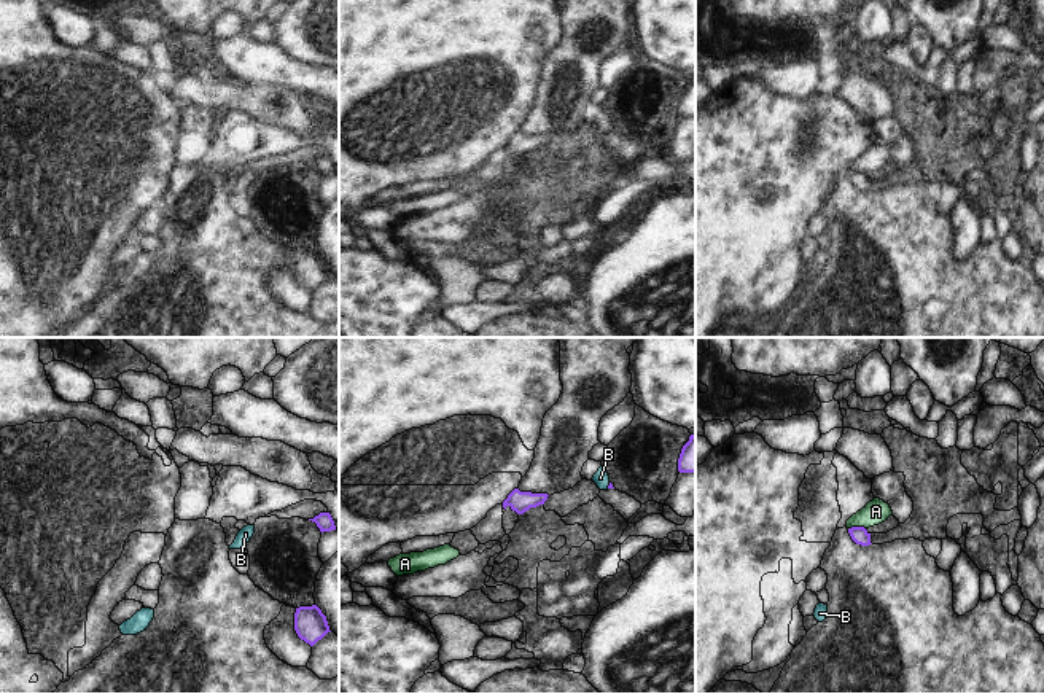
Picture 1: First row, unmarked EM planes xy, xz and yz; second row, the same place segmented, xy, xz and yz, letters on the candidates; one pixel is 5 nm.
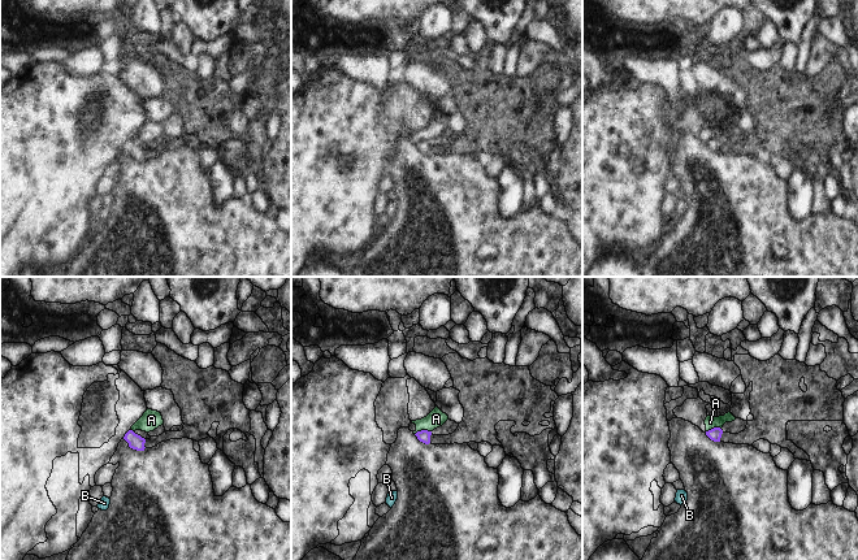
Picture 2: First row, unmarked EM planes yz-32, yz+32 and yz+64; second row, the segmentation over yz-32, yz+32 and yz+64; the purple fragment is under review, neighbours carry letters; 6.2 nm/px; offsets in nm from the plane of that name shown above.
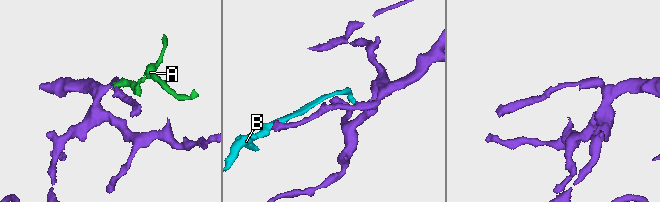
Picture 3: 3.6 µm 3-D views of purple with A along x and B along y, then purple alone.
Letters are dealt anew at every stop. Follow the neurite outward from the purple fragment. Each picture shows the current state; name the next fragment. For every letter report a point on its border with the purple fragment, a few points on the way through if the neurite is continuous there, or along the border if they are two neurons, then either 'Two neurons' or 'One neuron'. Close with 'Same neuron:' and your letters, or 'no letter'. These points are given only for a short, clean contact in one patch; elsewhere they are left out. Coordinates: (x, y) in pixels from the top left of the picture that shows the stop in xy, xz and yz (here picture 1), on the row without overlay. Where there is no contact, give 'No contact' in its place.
A: Touches purple at yz (857, 171). Boundary: yz (864, 171), (849, 172). Two neurons
B: Touches purple at xz (608, 129). Path across: xz (610, 129), (608, 129), (600, 121). One neuron
Same neuron: B.

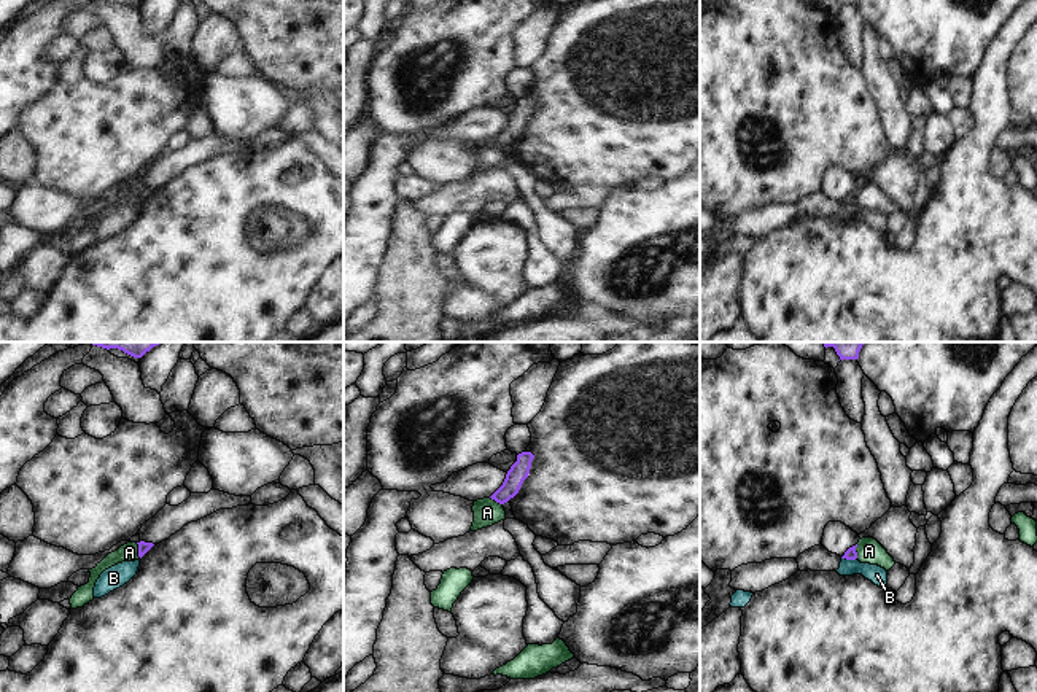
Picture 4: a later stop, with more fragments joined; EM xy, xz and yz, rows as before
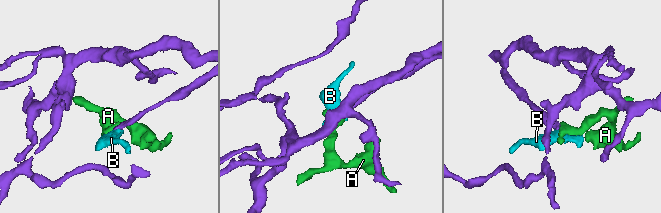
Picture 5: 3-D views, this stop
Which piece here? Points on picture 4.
A: Touches purple at xy (139, 194). Boundary: xy (135, 186), (140, 201). Two neurons
B: Touches purple at yz (848, 202). Boundary: yz (842, 201), (854, 204). Two neurons
Same neuron: no letter.

